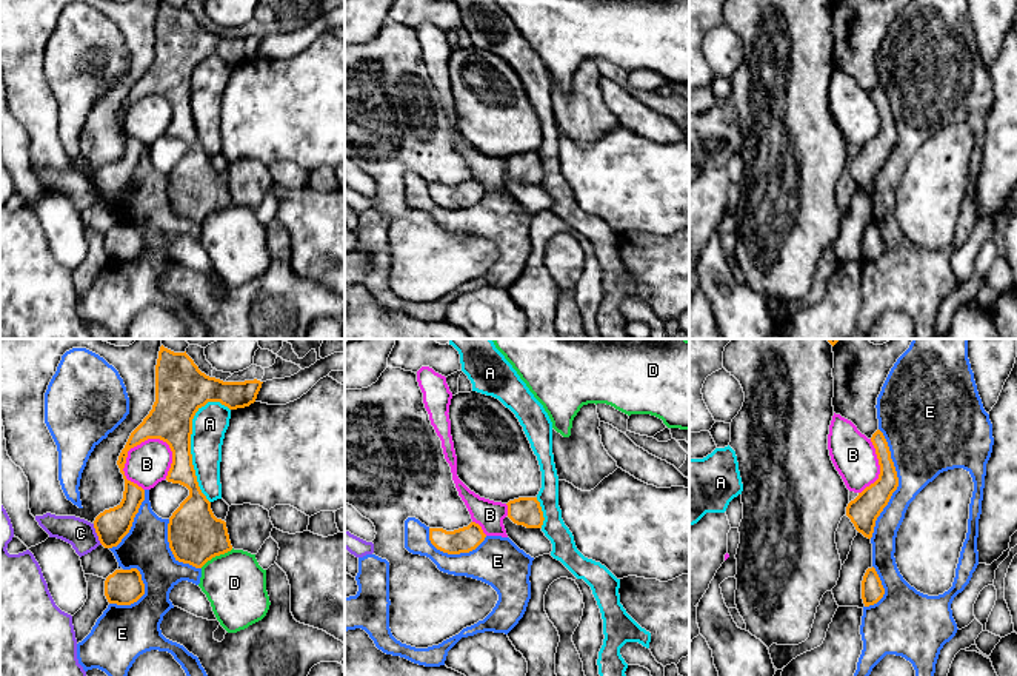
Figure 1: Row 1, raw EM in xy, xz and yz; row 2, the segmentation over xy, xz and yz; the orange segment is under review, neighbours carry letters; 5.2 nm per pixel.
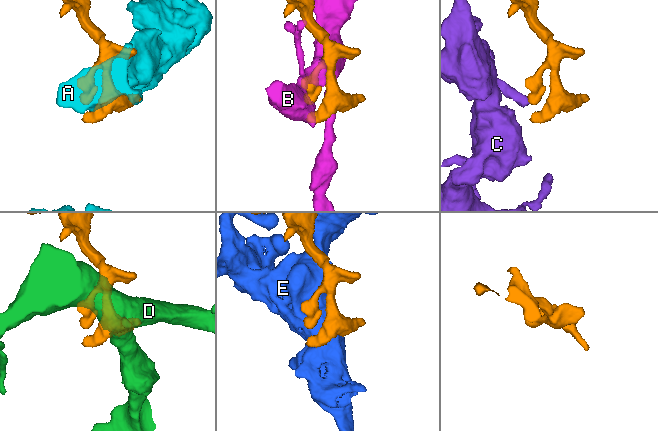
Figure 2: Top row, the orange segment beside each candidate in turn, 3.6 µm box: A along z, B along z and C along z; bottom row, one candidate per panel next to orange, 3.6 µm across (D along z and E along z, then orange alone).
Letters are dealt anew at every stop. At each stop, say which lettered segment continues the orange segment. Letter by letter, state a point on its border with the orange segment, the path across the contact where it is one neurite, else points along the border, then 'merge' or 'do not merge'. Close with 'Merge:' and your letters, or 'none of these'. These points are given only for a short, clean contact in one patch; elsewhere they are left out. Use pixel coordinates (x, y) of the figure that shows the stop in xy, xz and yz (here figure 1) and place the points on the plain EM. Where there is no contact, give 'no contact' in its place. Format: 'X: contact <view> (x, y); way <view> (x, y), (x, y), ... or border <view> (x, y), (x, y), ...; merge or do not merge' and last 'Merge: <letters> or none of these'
A: contact xy (190, 102); do not merge
B: contact xy (126, 111); do not merge
C: contact xy (97, 190); border xy (93, 179), (102, 199); do not merge
D: contact xy (216, 210); border xy (233, 204), (213, 211), (200, 222); do not merge
E: contact yz (897, 139); do not merge
Merge: none of these

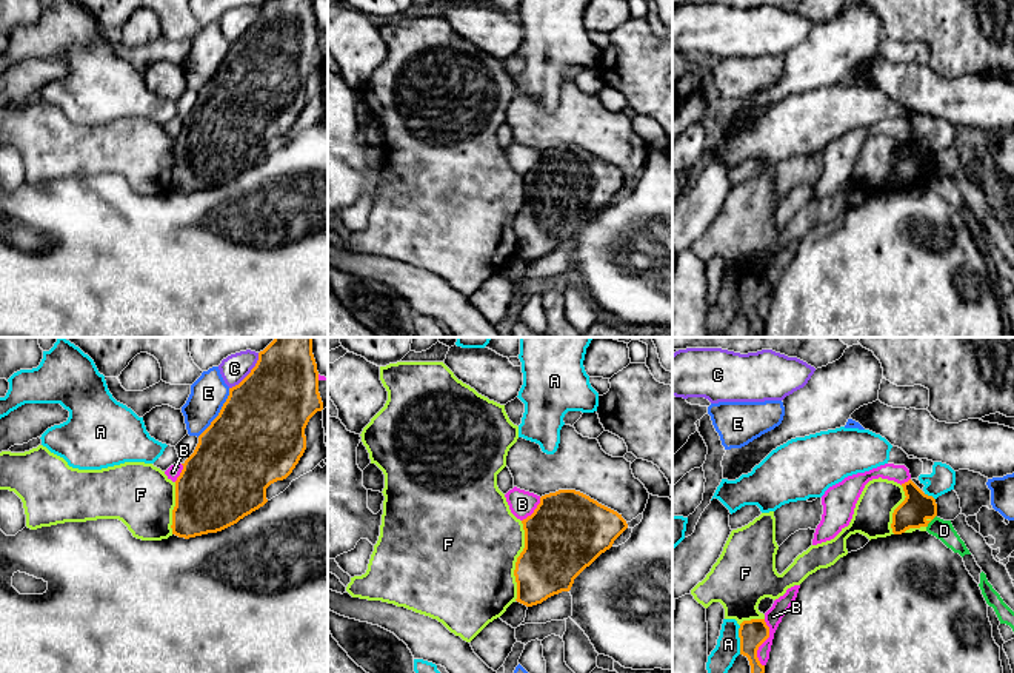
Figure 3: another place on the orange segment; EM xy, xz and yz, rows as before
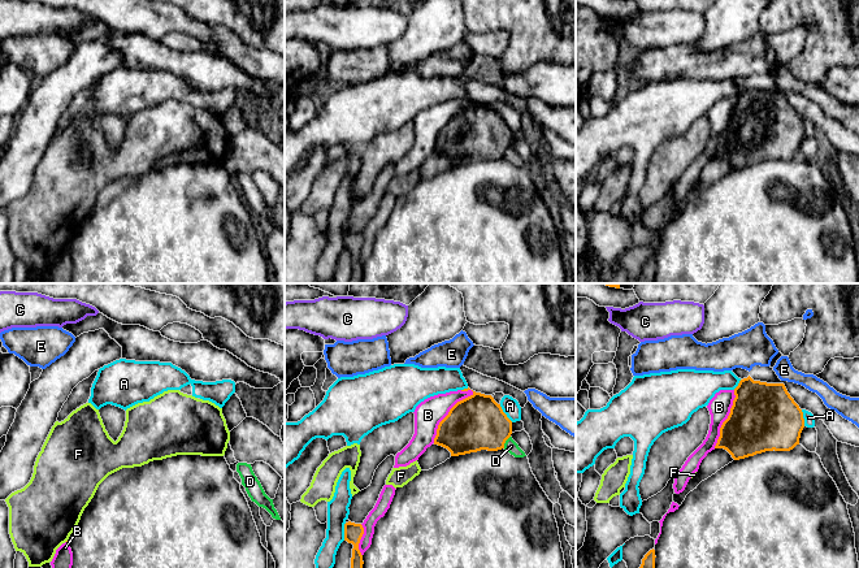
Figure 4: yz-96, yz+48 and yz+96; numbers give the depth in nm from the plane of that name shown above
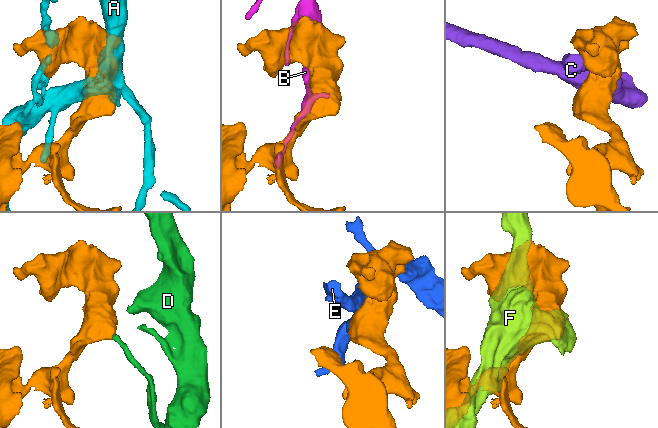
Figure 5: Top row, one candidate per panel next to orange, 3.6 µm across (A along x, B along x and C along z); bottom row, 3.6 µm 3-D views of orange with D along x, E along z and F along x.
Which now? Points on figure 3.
A: contact yz (740, 294); do not merge
B: contact yz (763, 296); do not merge
C: contact xy (250, 28); do not merge
D: contact yz (931, 174); border yz (936, 170), (927, 182); do not merge
E: contact xy (219, 68); do not merge
F: contact xz (517, 216); do not merge
Merge: none of these

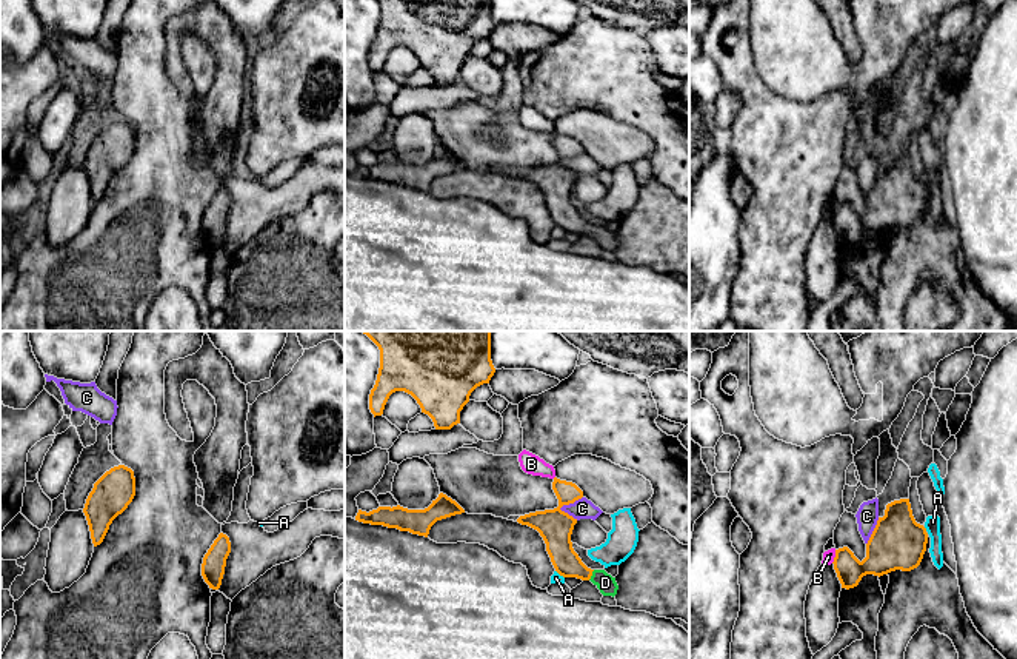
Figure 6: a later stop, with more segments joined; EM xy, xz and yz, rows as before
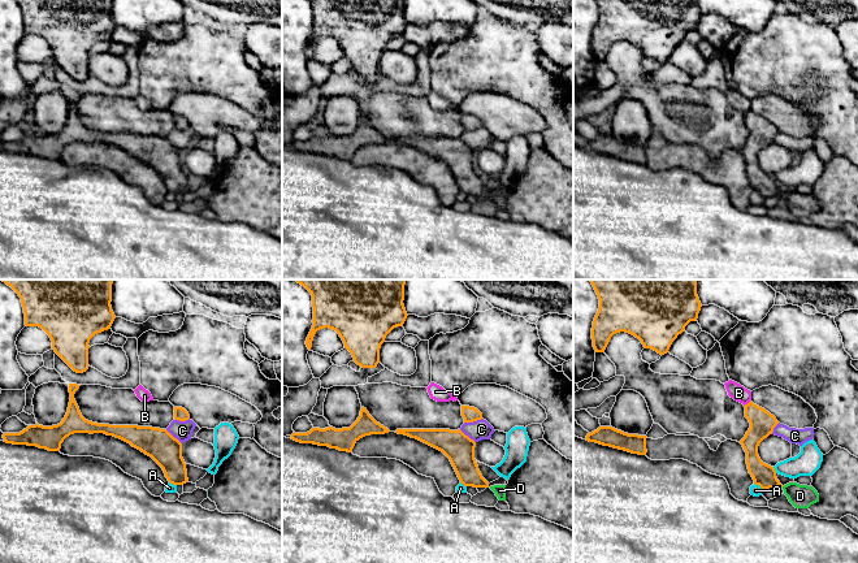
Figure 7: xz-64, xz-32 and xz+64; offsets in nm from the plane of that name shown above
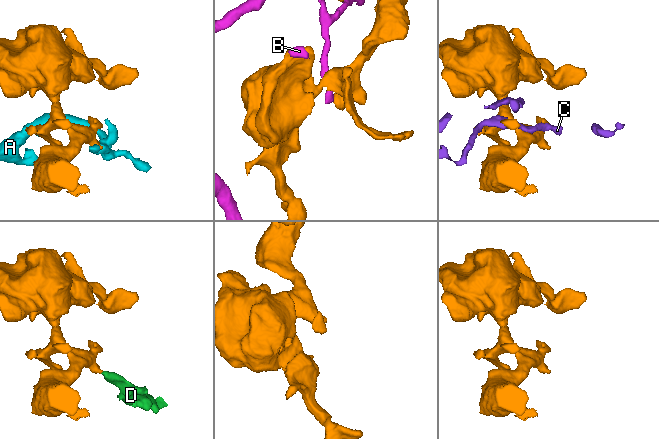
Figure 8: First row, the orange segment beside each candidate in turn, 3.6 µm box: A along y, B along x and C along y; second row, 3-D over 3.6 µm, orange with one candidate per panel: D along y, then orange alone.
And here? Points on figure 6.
A: contact yz (925, 183); border yz (923, 182), (926, 185); do not merge
B: contact yz (836, 211); border yz (836, 205), (831, 217); do not merge
C: contact xz (570, 157); do not merge
D: contact xz (591, 230); way xz (566, 217), (591, 230), (605, 237); merge
Merge: D

